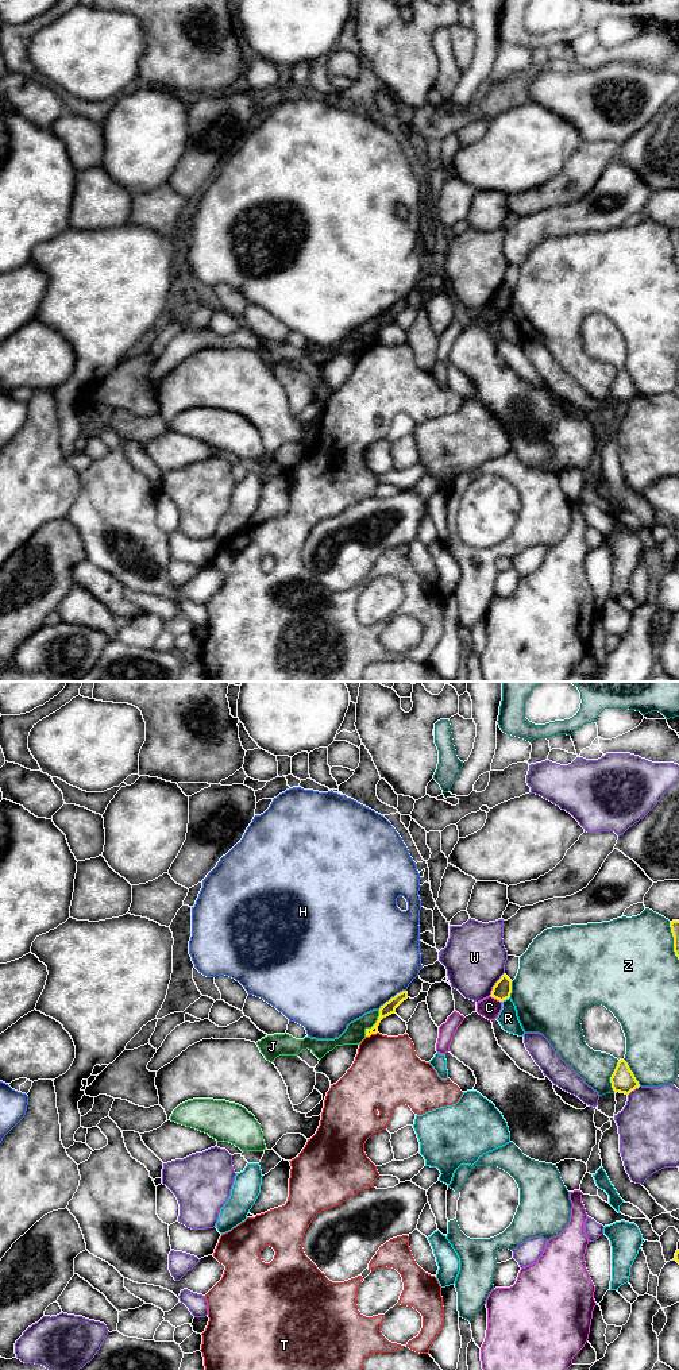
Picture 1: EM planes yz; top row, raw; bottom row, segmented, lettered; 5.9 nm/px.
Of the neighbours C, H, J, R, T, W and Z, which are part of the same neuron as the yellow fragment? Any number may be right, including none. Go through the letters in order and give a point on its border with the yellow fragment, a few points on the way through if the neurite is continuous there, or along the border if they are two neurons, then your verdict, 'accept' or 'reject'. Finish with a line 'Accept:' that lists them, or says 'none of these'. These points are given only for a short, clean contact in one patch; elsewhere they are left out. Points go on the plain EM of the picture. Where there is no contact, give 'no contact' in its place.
C: meets yellow in yz at (496, 307); reject
H: meets yellow in yz at (392, 307); border along yz (405, 298), (392, 305), (378, 317); reject
J: meets yellow in yz at (375, 332); reject
R: meets yellow in yz at (505, 308); reject
T: meets yellow in yz at (371, 342); reject
W: meets yellow in yz at (496, 293); reject
Z: meets yellow in yz at (610, 386); reject
Accept: none of these

